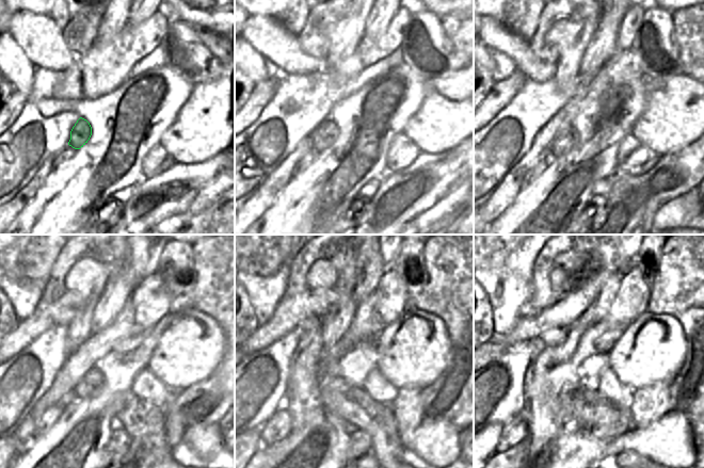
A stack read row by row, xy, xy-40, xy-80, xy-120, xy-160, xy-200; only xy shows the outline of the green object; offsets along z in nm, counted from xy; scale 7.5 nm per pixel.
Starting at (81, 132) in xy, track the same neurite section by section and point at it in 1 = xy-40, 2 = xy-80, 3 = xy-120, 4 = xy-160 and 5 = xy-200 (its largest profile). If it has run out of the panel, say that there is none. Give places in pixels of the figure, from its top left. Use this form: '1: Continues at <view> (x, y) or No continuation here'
1: Continues at xy-40 (325, 133)
2: Continues at xy-80 (569, 138)
3: Continues at xy-120 (92, 382)
4: Continues at xy-160 (353, 405)
5: Continues at xy-200 (588, 407)

